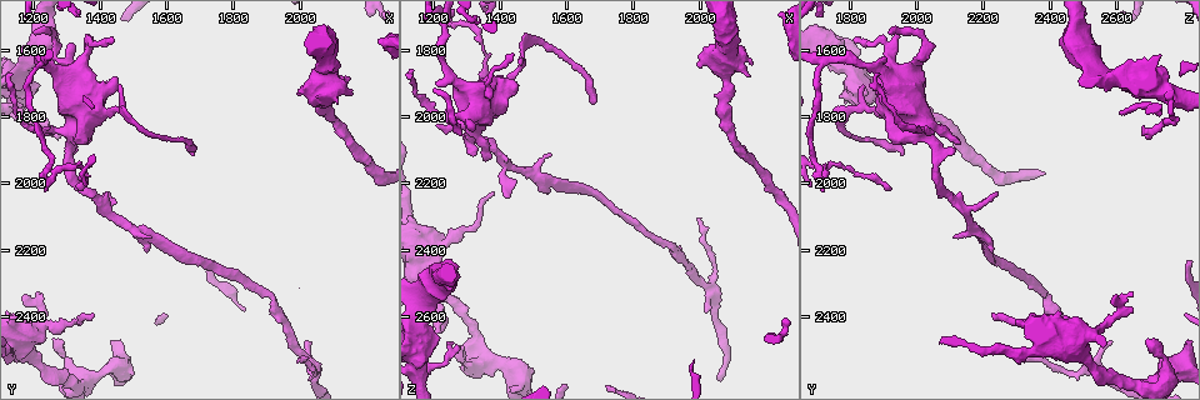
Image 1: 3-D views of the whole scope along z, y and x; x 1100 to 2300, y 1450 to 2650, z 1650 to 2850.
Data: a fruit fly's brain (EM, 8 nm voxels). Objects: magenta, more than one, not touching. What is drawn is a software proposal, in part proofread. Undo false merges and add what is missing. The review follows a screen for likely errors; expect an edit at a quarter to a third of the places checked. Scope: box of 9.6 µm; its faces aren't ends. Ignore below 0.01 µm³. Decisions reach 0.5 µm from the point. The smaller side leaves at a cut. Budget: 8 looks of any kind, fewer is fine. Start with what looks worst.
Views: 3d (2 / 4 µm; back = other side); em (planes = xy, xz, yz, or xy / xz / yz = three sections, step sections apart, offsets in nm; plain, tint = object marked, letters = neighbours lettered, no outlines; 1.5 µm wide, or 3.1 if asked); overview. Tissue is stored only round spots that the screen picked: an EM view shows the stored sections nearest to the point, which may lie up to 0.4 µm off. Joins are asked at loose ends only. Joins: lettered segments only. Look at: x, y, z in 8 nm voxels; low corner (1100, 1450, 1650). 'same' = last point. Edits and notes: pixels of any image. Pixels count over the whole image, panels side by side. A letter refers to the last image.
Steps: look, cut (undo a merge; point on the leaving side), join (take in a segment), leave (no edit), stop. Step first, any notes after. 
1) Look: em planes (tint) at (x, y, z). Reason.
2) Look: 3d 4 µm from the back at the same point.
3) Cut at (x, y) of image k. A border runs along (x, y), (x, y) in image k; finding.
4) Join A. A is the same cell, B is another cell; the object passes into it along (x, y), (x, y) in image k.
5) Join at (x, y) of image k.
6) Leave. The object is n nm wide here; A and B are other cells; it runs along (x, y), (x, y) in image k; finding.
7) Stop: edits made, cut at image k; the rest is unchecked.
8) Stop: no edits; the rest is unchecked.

Look: 3d 2 µm at (2020, 2480, 2580). An open end.

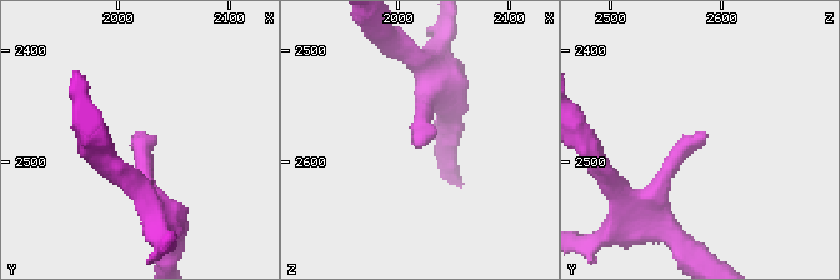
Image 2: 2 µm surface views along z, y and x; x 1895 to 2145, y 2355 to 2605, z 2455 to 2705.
Look: em planes (tint) at (2016, 2474, 2584).

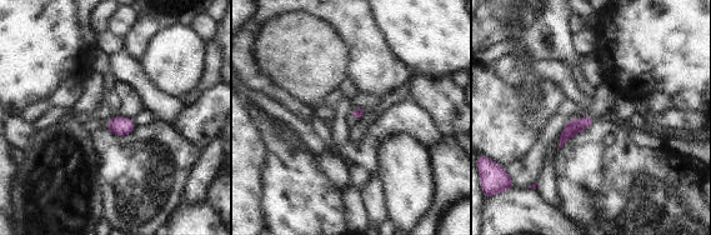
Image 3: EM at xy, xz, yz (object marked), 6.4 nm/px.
Look: em planes (letters) at the same point. What lies round it.

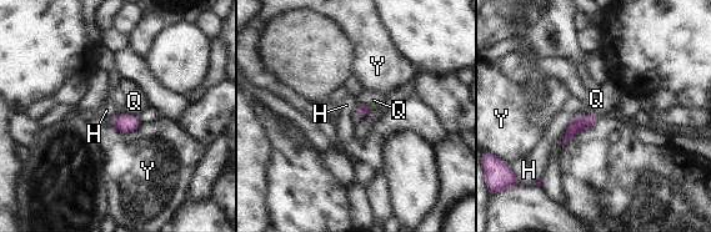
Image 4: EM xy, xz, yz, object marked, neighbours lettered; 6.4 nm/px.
Leave. H, Q and Y are other cells; none of them fits.

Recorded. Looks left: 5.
Look: em planes (tint) at (1280, 1860, 2680). An open end.

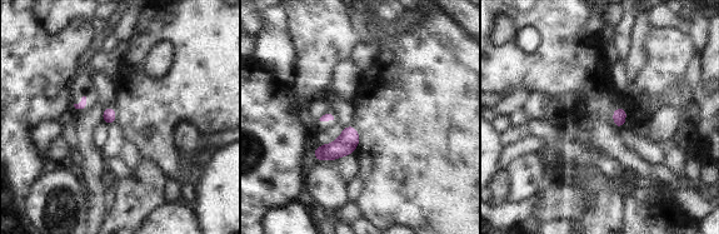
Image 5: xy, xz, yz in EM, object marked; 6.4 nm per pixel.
Look: em planes (letters) at the same point. What lies round it.

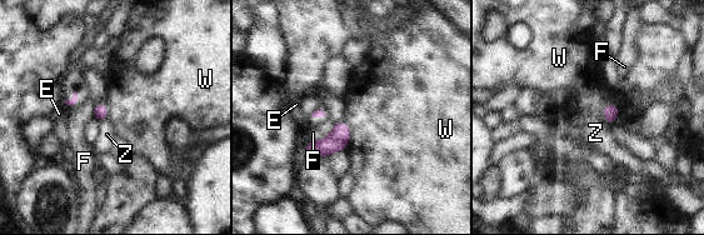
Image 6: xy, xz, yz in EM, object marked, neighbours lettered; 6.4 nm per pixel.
Leave. The longest contact is with F, 220 nm; E, F, W and Z are other cells; a border runs along (105, 118), (99, 121) in image 6; no lettered segment goes on from it.

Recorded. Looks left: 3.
Look: 3d 2 µm at (1440, 1570, 1800).

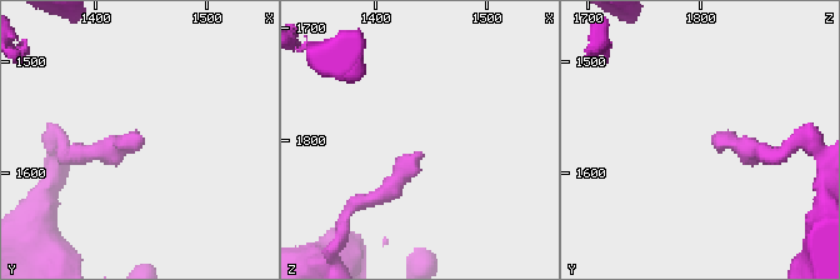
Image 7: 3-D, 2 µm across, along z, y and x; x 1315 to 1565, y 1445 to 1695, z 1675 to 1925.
Look: em planes (letters) at (1440, 1568, 1808). Need the tissue.

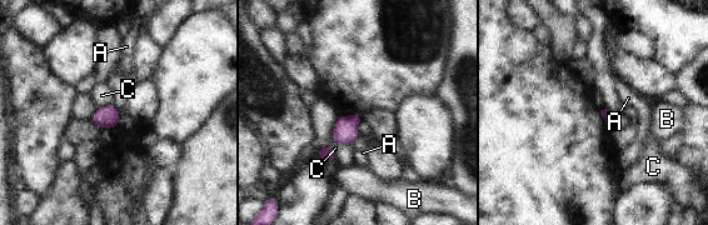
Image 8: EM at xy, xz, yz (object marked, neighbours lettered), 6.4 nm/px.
Leave. A, B and C are other cells; a border runs along (332, 134), (335, 143), (350, 144) in image 8; none of them fits.

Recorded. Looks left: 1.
Stop: no edits; the rest is unchecked.

